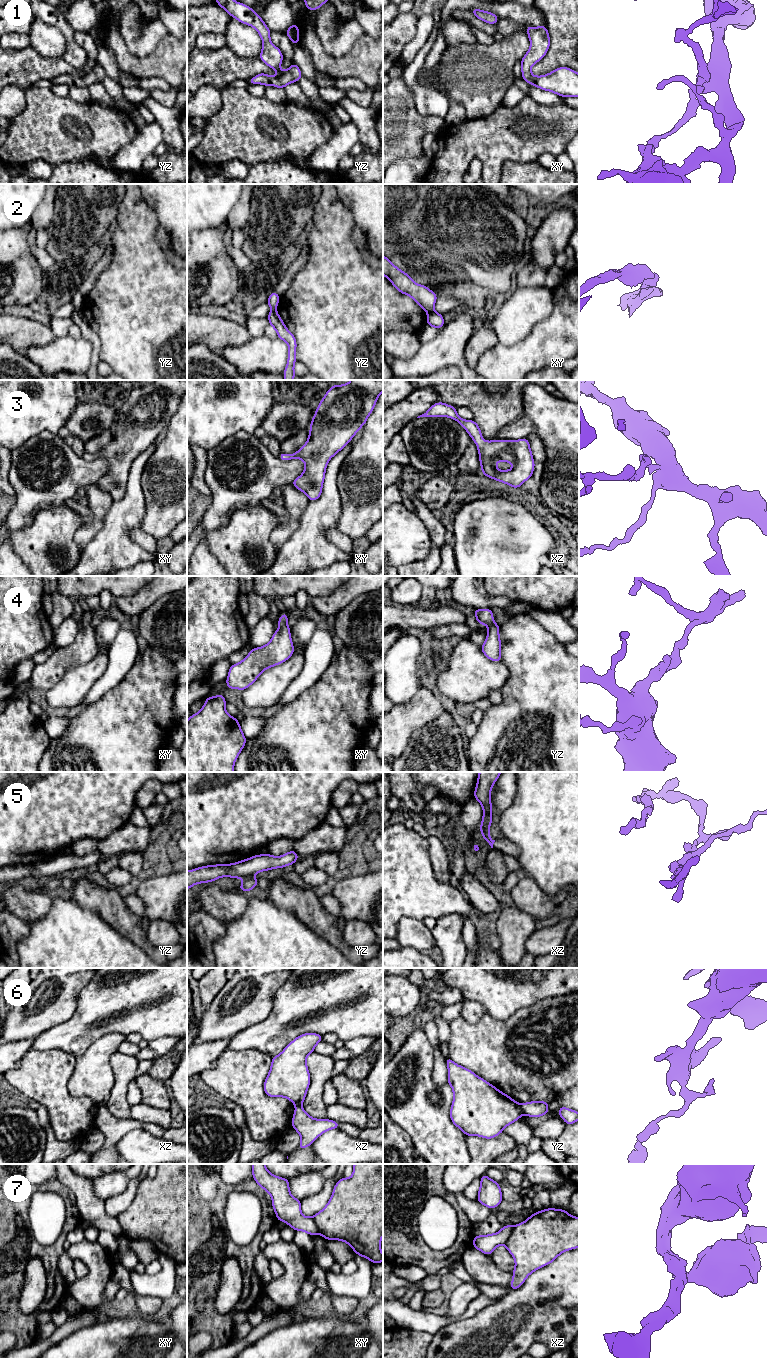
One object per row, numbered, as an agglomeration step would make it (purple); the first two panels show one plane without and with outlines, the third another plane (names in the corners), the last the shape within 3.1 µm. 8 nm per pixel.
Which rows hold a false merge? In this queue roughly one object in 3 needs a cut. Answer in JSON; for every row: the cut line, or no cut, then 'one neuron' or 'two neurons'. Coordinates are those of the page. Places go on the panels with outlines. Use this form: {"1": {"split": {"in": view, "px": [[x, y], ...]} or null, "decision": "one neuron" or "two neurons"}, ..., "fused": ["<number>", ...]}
{"1": {"split": null, "decision": "one neuron"}, "2": {"split": {"in": "xy", "px": [[433, 310], [428, 313]]}, "decision": "two neurons"}, "3": {"split": null, "decision": "one neuron"}, "4": {"split": null, "decision": "one neuron"}, "5": {"split": {"in": "yz", "px": [[252, 875], [244, 878]]}, "decision": "two neurons"}, "6": {"split": {"in": "yz", "px": [[519, 1104], [523, 1113]]}, "decision": "two neurons"}, "7": {"split": {"in": "xz", "px": [[513, 1227], [509, 1238], [504, 1244]]}, "decision": "two neurons"}, "fused": ["2", "5", "6", "7"]}

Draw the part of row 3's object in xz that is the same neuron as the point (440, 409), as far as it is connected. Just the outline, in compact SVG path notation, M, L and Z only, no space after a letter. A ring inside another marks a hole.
M438 402L433 404L420 417L449 417L457 421L477 444L482 474L503 482L513 488L521 485L532 477L535 463L527 438L520 440L492 440L484 441L480 427L474 420L464 420L458 416L456 408ZM499 461L513 464L511 470L501 471L496 468Z

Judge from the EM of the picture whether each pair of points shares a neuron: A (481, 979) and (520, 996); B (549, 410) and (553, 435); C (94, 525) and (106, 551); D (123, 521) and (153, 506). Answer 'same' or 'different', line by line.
A: same
B: same
C: different
D: different

